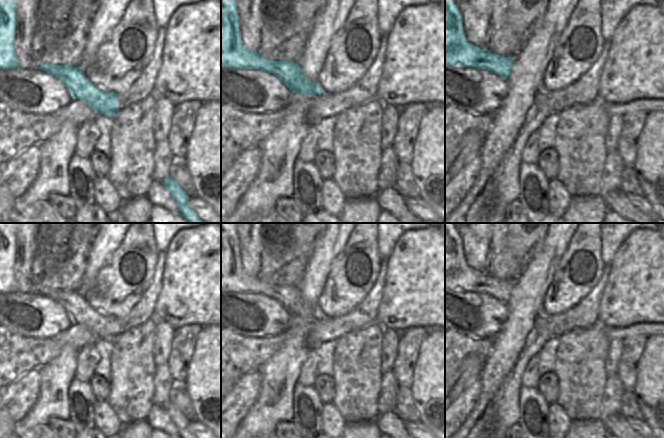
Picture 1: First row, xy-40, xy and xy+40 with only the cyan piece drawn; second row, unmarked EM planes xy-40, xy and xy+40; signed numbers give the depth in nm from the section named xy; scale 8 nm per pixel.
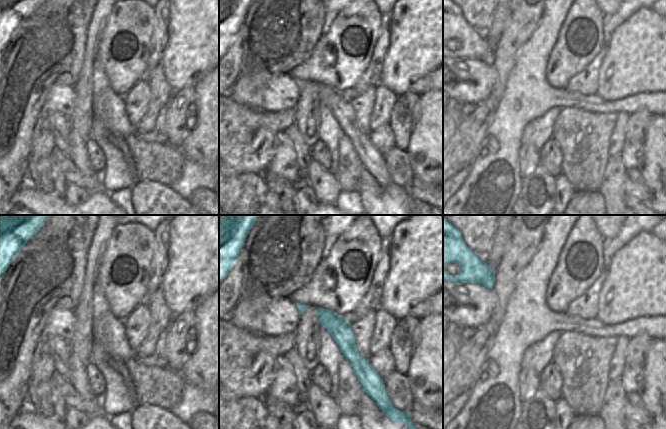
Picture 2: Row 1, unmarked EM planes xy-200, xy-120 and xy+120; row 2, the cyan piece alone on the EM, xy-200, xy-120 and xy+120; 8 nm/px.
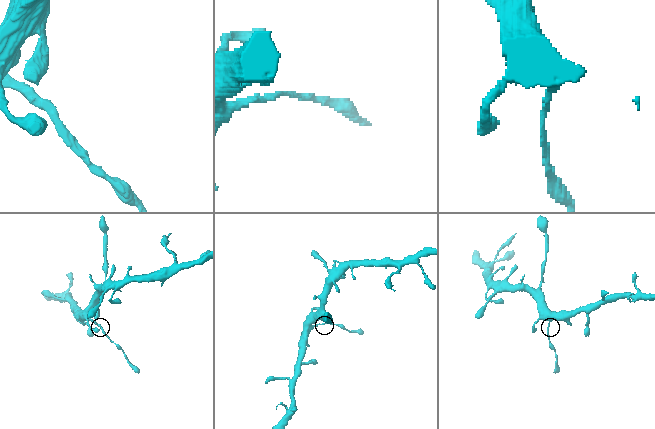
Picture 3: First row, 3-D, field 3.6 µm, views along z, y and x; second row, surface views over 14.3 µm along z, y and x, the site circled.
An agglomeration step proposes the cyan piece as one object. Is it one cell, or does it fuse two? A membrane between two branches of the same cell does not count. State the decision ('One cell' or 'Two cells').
Two cells.

